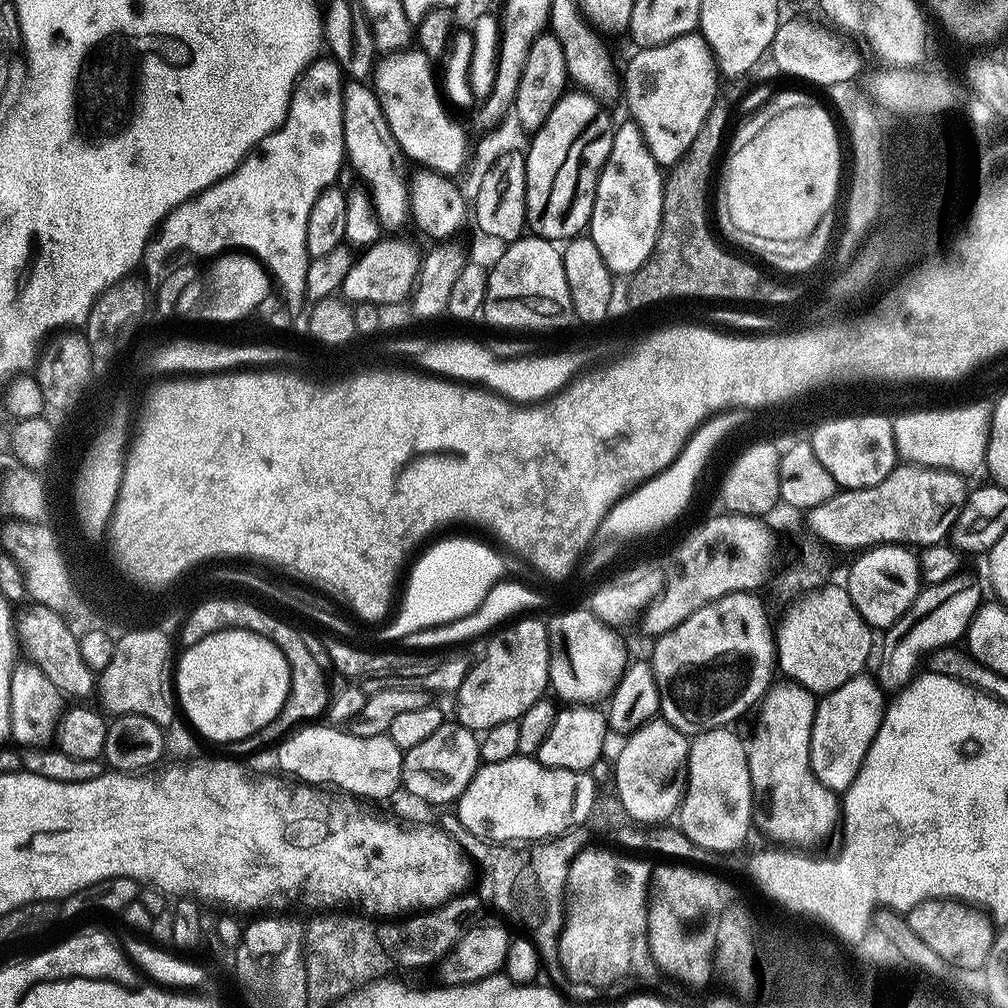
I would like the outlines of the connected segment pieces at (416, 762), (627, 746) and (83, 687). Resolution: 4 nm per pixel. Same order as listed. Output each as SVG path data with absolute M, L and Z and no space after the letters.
M455 722L441 723L426 739L419 740L403 753L403 769L410 771L410 792L431 806L451 805L459 800L481 764L477 733Z
M653 718L639 725L634 731L636 733L629 740L623 741L618 752L620 757L616 760L614 790L630 790L634 810L644 814L644 826L667 821L664 819L671 812L671 816L673 815L674 809L682 800L682 788L676 785L676 780L672 777L671 764L676 756L676 748L685 747L684 740L666 721L660 719Z
M33 603L24 613L19 614L14 624L14 631L18 637L19 643L28 651L28 656L33 660L35 667L42 673L43 679L49 680L56 688L61 688L68 696L88 696L94 692L94 672L88 668L83 660L80 641L77 633L72 633L72 628L63 620L65 618L61 613L47 608L45 605Z

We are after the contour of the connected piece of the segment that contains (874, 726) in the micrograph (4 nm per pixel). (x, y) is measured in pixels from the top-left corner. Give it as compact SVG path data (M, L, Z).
M867 674L854 676L842 686L831 689L827 693L828 697L817 703L809 738L809 762L812 765L813 774L818 778L818 782L822 786L826 786L831 792L841 794L854 782L858 770L864 765L868 748L878 734L880 723L884 721L885 689L873 677L872 680Z

